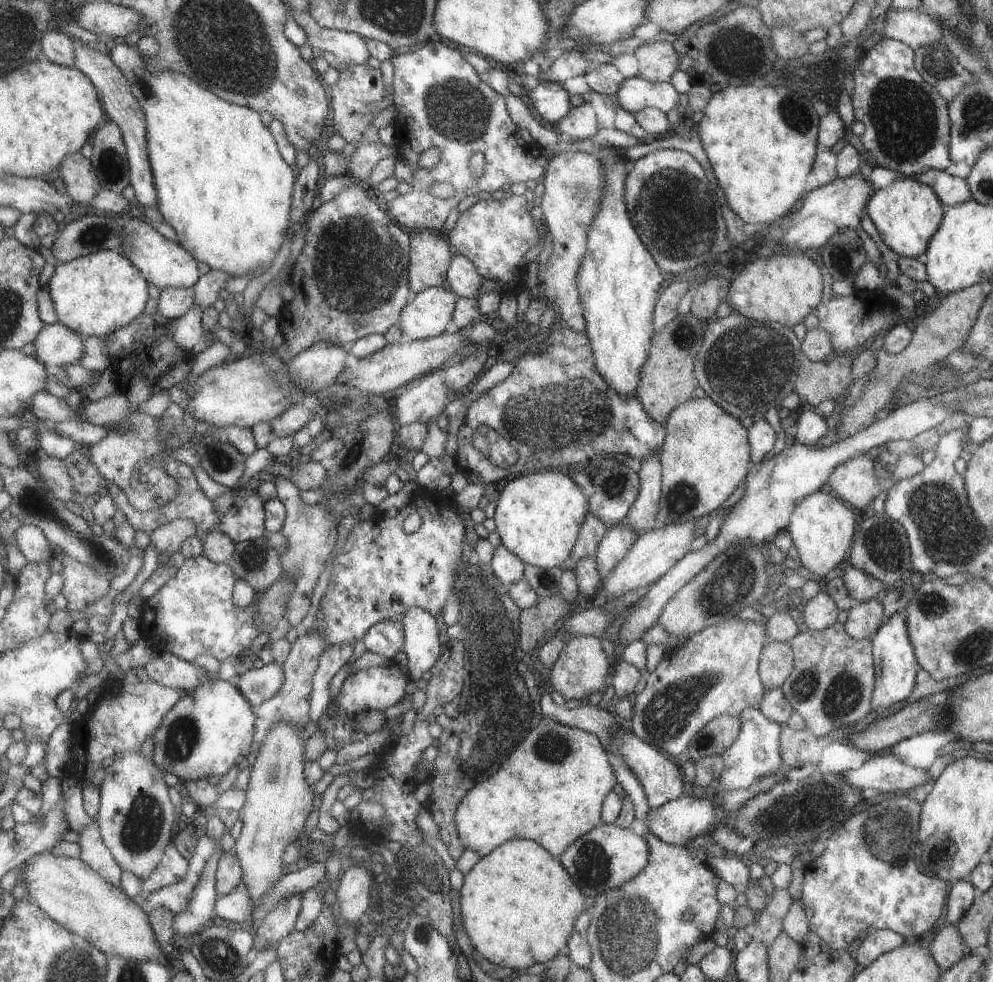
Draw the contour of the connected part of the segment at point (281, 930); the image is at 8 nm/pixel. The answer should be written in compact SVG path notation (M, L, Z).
M303 894L282 901L280 906L262 921L257 930L254 952L260 951L266 946L278 946L286 937L296 931L302 905Z

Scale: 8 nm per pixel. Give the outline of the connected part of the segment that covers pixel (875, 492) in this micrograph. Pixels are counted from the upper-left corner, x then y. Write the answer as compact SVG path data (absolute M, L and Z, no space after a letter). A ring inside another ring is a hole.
M872 453L855 456L837 466L827 483L852 509L869 512L870 504L881 493L875 475L876 462Z

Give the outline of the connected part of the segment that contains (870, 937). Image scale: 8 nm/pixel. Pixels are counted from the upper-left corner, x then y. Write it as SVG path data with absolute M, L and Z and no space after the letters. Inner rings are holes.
M888 929L869 931L856 950L856 964L868 966L885 952L900 946L904 942L904 938L905 936Z

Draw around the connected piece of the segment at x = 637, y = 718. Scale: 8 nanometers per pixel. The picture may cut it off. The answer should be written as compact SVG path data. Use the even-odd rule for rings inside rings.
M732 618L724 623L709 626L684 642L667 648L654 672L648 674L644 690L638 693L634 700L629 718L632 733L643 740L649 740L671 759L679 761L694 734L712 718L718 715L738 717L744 709L759 706L766 690L758 672L758 662L769 641L767 622L764 620L740 621Z

